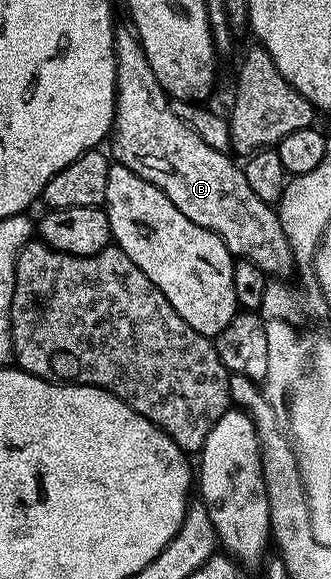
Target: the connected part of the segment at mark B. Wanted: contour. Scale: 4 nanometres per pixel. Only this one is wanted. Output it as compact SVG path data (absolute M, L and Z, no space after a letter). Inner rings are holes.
M118 27L113 33L115 42L115 62L117 63L117 73L115 74L115 90L117 91L117 105L115 106L115 118L113 119L113 152L111 156L114 161L127 170L139 174L147 182L151 182L191 222L203 226L207 230L217 233L227 250L232 252L234 257L250 260L263 270L269 278L289 278L295 272L294 256L291 246L288 244L287 234L284 233L280 224L278 209L272 204L263 202L263 198L258 198L251 186L247 186L247 178L240 163L236 164L232 160L232 155L215 150L215 146L207 146L179 114L175 114L170 96L163 90L159 78L155 78L155 70L151 70L151 62L147 62L147 54L143 50L136 31L132 27Z

